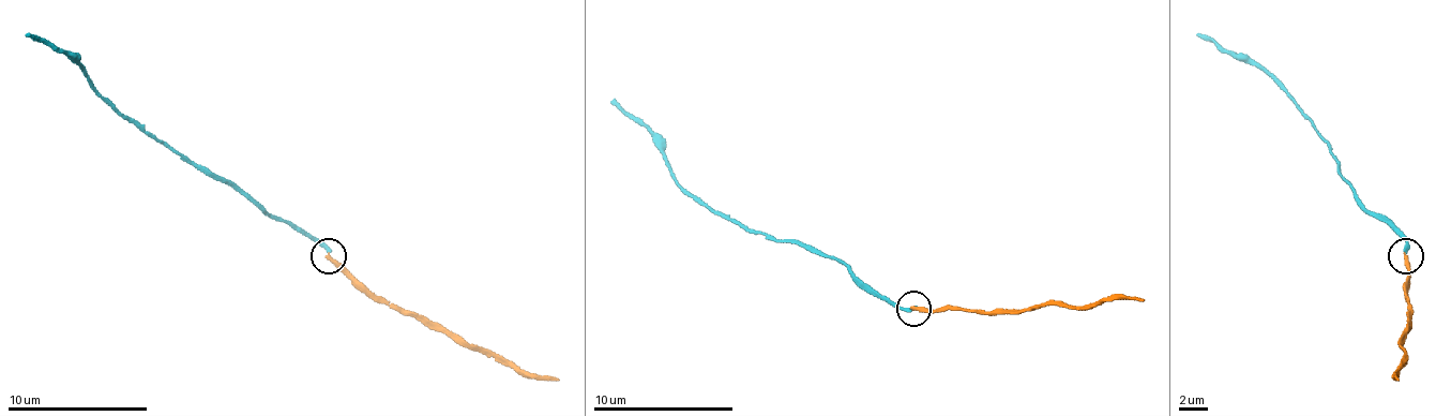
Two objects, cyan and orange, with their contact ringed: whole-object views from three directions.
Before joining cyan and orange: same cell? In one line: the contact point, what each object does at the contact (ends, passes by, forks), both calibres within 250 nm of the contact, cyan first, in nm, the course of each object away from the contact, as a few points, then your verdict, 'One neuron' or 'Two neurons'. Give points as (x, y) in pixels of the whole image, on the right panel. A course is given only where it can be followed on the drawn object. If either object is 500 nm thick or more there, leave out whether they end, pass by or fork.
Place: (1406, 255). At the ring cyan ends. At the ring orange ends. Thickness 240 nm (cyan) against 300 nm. Course of cyan: (1407, 253), (1396, 232), (1355, 197), (1330, 144), (1264, 71), (1239, 60), (1196, 32). Course of orange: (1407, 256), (1407, 326), (1403, 355), (1396, 372), (1400, 380). Two neurons

